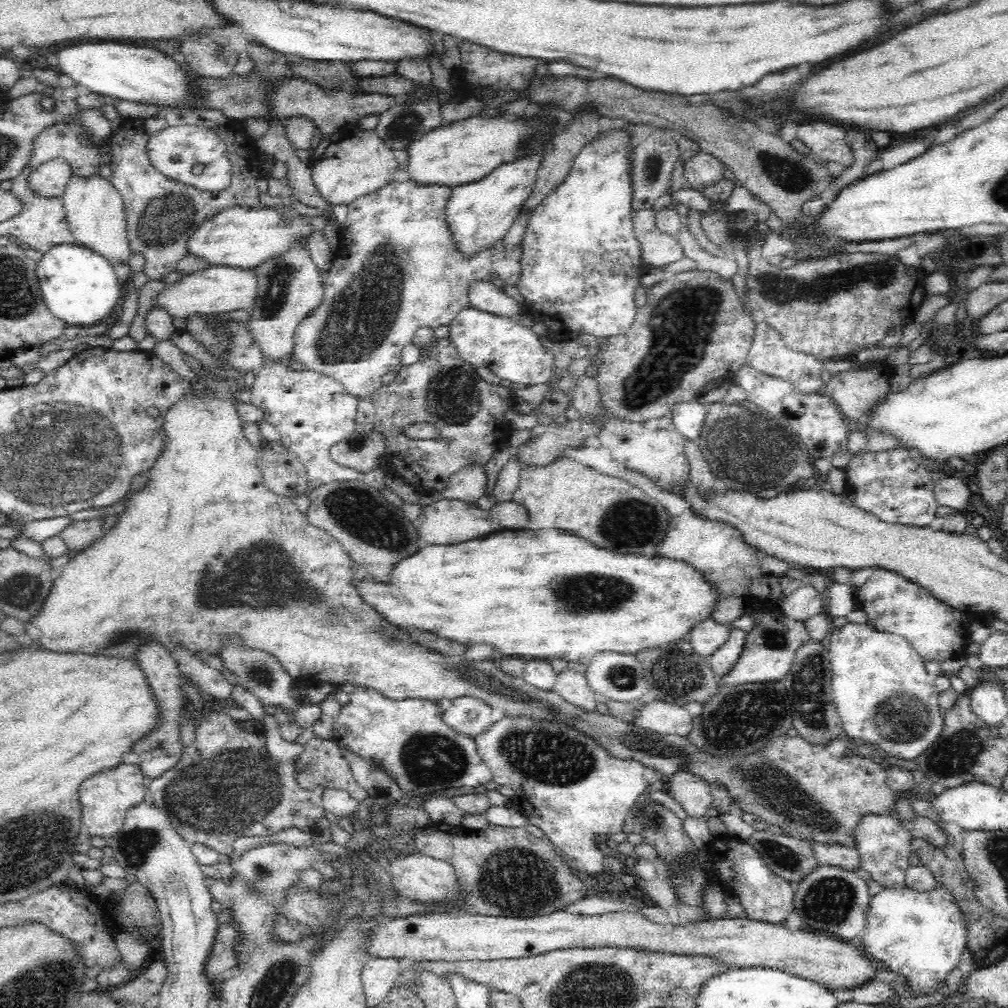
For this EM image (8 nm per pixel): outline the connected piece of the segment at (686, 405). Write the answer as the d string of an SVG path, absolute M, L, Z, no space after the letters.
M698 401L681 402L671 410L674 429L681 433L684 439L697 441L702 432L708 406L698 404Z

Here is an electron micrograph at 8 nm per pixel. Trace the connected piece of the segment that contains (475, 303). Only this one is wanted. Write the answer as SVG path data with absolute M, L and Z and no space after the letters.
M484 281L471 286L469 299L472 308L495 316L518 319L520 315L524 314L523 303L508 296L502 288Z

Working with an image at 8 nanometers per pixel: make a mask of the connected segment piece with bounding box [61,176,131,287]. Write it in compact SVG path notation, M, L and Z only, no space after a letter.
M72 176L61 198L75 244L82 245L106 258L114 268L116 279L125 287L124 280L131 273L130 266L128 266L131 250L126 232L122 195L108 179L103 179L101 176L87 179Z

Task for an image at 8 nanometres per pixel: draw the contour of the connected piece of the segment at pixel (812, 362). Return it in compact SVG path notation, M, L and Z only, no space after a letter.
M765 323L755 324L752 346L748 350L746 364L761 373L781 378L788 381L804 394L821 393L824 383L820 379L823 372L823 363L811 354L800 351L790 351L788 346L781 340L780 335Z

